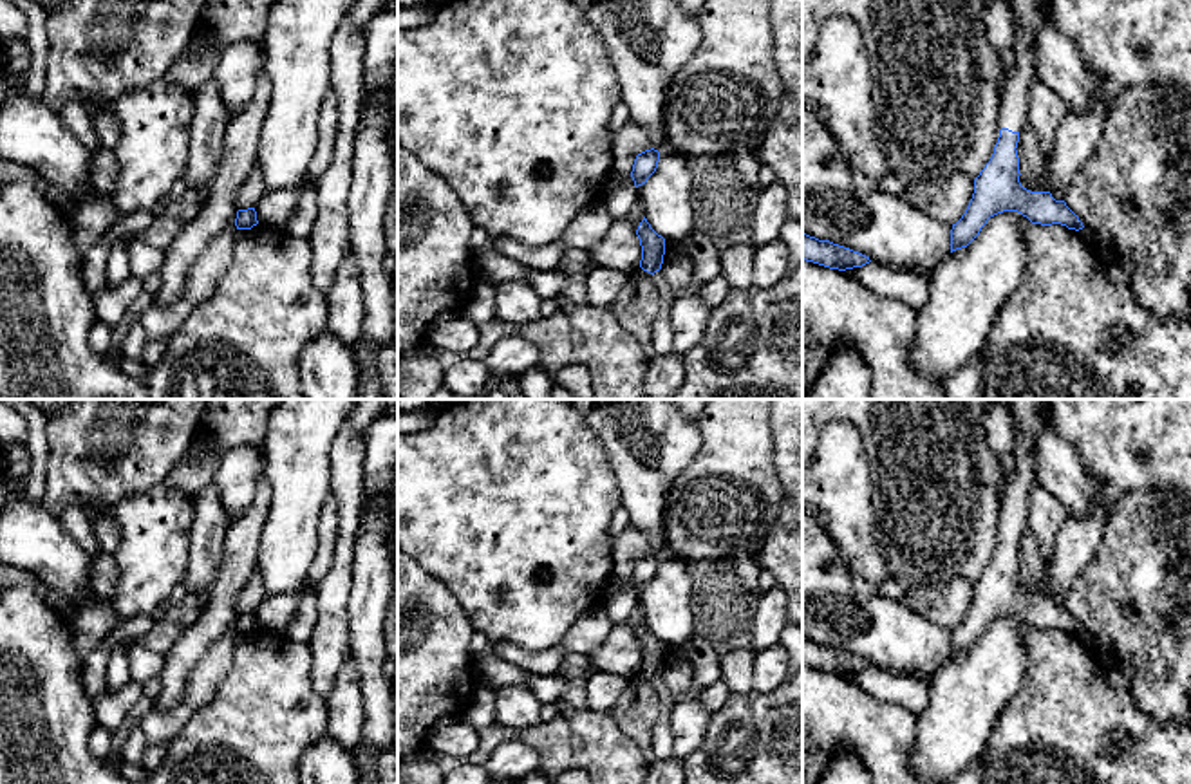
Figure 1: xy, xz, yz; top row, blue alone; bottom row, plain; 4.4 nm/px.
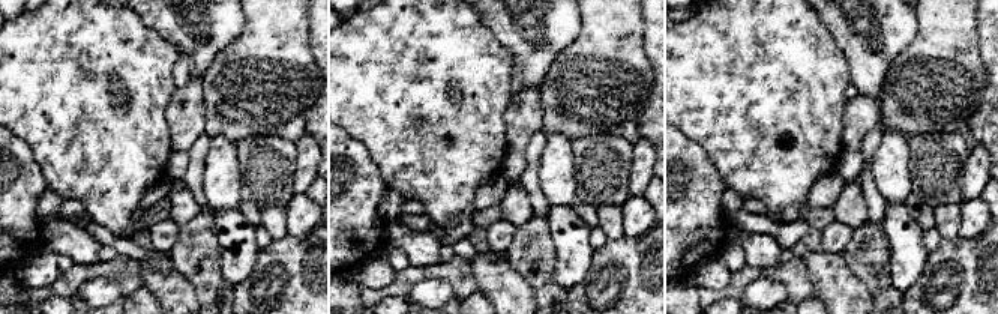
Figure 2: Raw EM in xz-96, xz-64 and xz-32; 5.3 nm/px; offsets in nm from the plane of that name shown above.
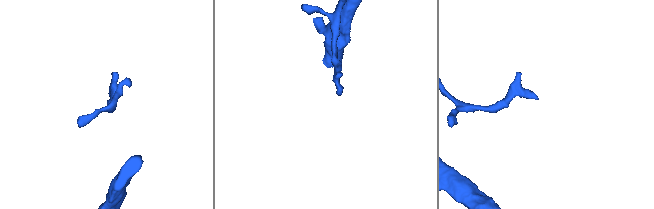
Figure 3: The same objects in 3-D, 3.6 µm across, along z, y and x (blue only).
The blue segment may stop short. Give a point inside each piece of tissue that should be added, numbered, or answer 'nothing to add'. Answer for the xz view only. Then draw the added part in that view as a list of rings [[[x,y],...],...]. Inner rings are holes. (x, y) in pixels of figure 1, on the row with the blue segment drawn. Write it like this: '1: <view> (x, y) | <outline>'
nothing to add

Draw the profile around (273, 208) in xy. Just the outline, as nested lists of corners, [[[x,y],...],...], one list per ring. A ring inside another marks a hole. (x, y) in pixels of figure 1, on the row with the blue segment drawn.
[[[298,190],[266,191],[255,206],[257,220],[262,226],[284,229],[296,204]]]

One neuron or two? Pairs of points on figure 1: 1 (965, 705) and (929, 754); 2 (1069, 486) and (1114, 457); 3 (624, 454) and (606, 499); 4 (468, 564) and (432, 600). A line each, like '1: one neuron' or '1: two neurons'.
1: one neuron
2: two neurons
3: two neurons
4: two neurons

